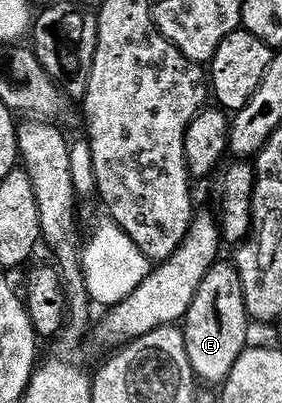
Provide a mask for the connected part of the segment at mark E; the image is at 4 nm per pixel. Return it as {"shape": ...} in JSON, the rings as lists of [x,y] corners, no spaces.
{"shape":[[[224,260],[210,264],[203,280],[199,280],[199,288],[195,288],[195,296],[183,319],[185,351],[194,379],[224,383],[235,360],[246,349],[245,337],[249,334],[249,325],[251,319],[245,313],[237,270]]]}

